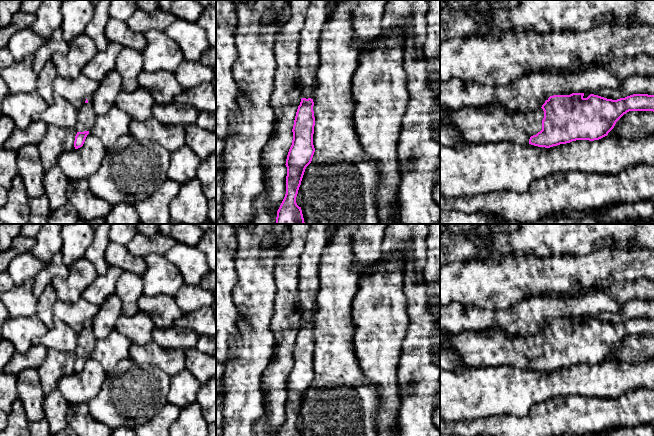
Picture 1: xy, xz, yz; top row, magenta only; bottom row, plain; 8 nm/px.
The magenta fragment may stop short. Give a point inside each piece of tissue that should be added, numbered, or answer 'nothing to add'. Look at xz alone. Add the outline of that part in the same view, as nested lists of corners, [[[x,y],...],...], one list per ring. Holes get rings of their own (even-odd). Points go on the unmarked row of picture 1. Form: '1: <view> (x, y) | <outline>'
1: xz (316, 240) | [[[310,224],[305,238],[305,247],[300,255],[299,266],[299,306],[301,323],[313,323],[319,292],[319,267],[323,251],[329,239],[327,224]]]

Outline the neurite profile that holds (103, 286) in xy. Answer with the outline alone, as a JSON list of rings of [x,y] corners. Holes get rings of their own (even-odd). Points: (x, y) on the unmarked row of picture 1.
[[[109,266],[103,275],[97,278],[82,292],[81,297],[88,302],[100,306],[105,299],[115,294],[116,284],[123,271],[115,266]]]

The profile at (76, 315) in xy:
[[[82,297],[74,303],[57,300],[53,306],[53,316],[68,324],[76,333],[80,333],[86,323],[93,320],[98,311],[98,305]]]

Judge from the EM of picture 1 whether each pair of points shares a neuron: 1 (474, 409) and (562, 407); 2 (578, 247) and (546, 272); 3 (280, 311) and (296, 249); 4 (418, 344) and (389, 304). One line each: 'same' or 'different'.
1: different
2: different
3: same
4: different

